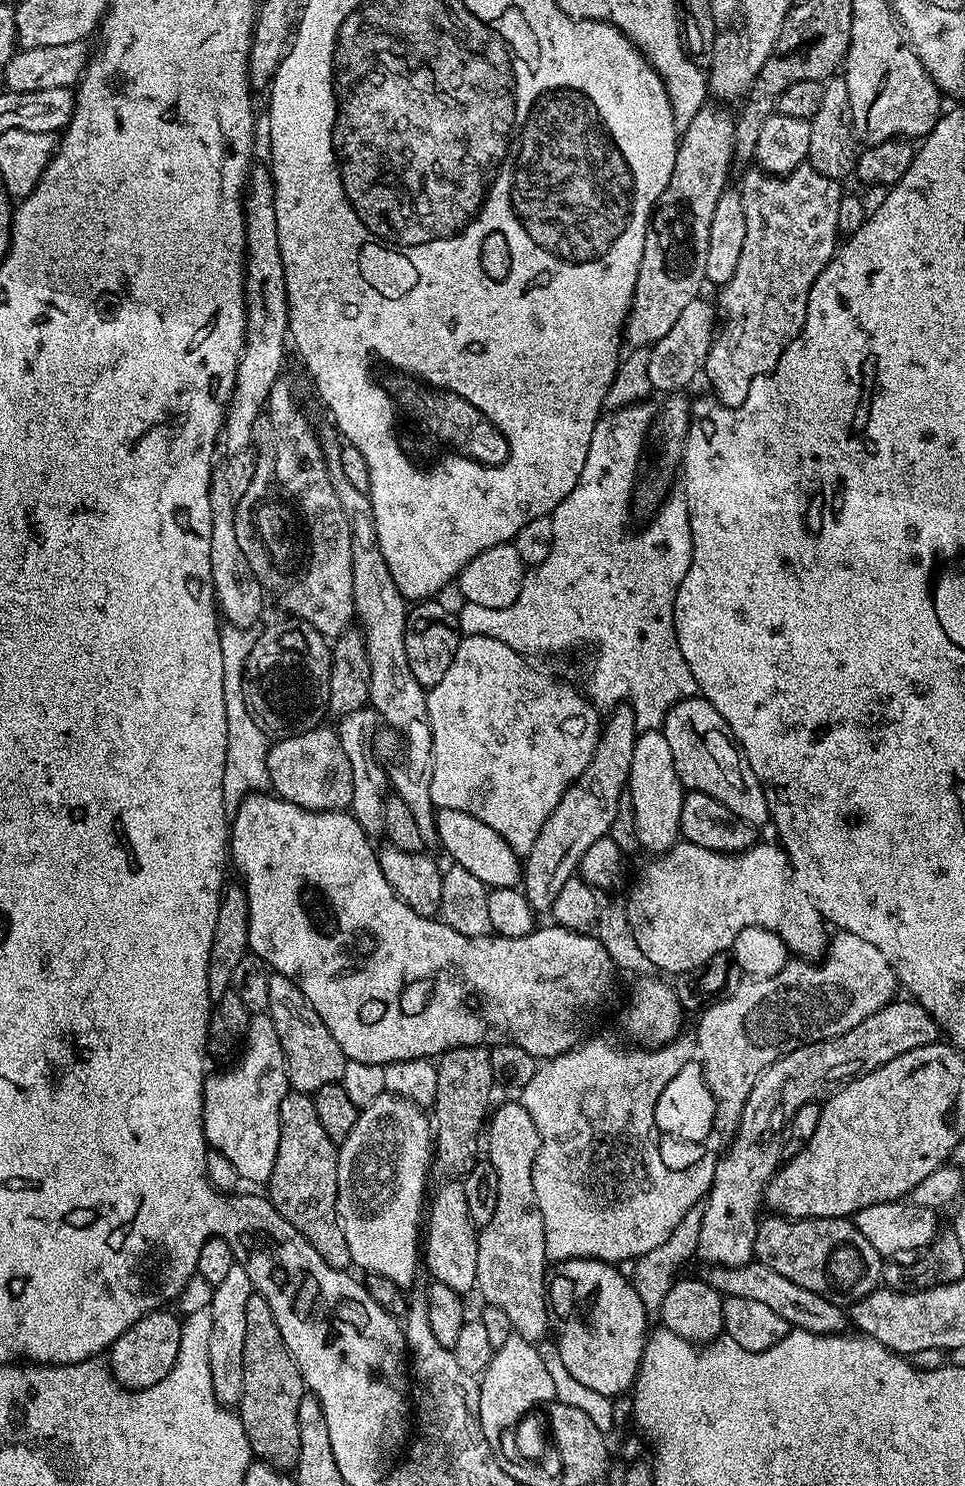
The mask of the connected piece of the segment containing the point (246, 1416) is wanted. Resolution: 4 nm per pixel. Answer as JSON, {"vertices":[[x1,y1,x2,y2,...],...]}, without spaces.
{"vertices":[[259,1294,247,1299,246,1340,242,1357,245,1385,238,1415,246,1430,253,1457,281,1470,295,1469,298,1462,298,1406,306,1395,304,1379,274,1322,270,1302]]}

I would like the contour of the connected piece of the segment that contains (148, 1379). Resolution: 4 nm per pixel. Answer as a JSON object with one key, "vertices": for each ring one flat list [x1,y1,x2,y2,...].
{"vertices":[[168,1310,146,1314,126,1334,122,1334,112,1343,106,1360,110,1365,110,1375,120,1383,120,1387,134,1392,154,1386,170,1370,174,1370,174,1362,178,1358,178,1346,182,1342,182,1323,179,1315,171,1316]]}

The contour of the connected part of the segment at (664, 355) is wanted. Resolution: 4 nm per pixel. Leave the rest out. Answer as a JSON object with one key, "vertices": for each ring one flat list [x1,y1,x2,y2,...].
{"vertices":[[704,298,690,302,690,306,686,306,686,310,682,310,682,314,674,321,669,333,649,349,650,388,656,392,664,392,663,394,676,394,684,389,682,387,688,385,696,375,699,377,717,328,718,312,713,305,711,308]]}

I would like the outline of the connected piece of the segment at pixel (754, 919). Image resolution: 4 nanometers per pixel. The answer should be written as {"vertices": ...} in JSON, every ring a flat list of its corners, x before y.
{"vertices":[[677,842,669,852,645,866,644,873,628,892,626,907,634,942,638,942,638,950,642,950,653,969,661,968,671,974,694,970,710,958,727,953,734,938,738,938,738,934,750,926,762,926,778,934,789,953,797,957,809,962,823,957,830,940,829,933,824,933,826,921,814,902,810,902,808,895,797,886,796,878,792,875,792,864,783,847,773,844,757,842,744,852,731,853]]}

